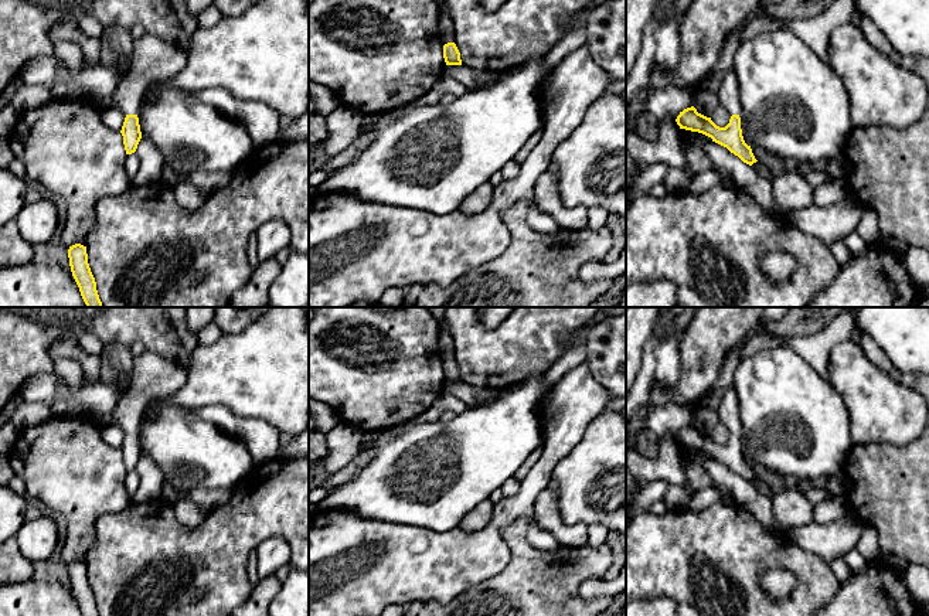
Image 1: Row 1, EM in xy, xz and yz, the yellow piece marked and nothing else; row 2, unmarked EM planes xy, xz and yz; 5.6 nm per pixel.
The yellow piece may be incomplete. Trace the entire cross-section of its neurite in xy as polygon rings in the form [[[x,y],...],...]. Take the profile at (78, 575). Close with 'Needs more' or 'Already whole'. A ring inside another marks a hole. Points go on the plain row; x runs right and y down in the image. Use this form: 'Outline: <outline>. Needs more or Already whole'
Outline: [[[75,561],[68,566],[72,593],[79,605],[82,616],[99,616],[96,599],[88,581],[86,564]]]. Already whole

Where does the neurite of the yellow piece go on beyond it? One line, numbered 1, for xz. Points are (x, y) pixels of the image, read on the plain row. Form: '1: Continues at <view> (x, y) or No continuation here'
1: No continuation here

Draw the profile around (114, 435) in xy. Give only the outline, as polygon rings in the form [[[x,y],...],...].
[[[109,425],[109,426],[102,429],[103,440],[108,445],[110,445],[113,447],[118,447],[118,449],[122,447],[125,435],[126,435],[126,432],[122,428],[116,426],[116,425]]]

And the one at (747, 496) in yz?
[[[715,459],[705,460],[704,469],[717,484],[726,487],[734,494],[736,504],[751,511],[768,532],[776,535],[783,544],[792,541],[792,530],[776,520],[770,497]]]

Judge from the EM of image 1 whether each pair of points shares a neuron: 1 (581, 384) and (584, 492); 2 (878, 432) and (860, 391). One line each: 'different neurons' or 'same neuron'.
1: different neurons
2: same neuron

